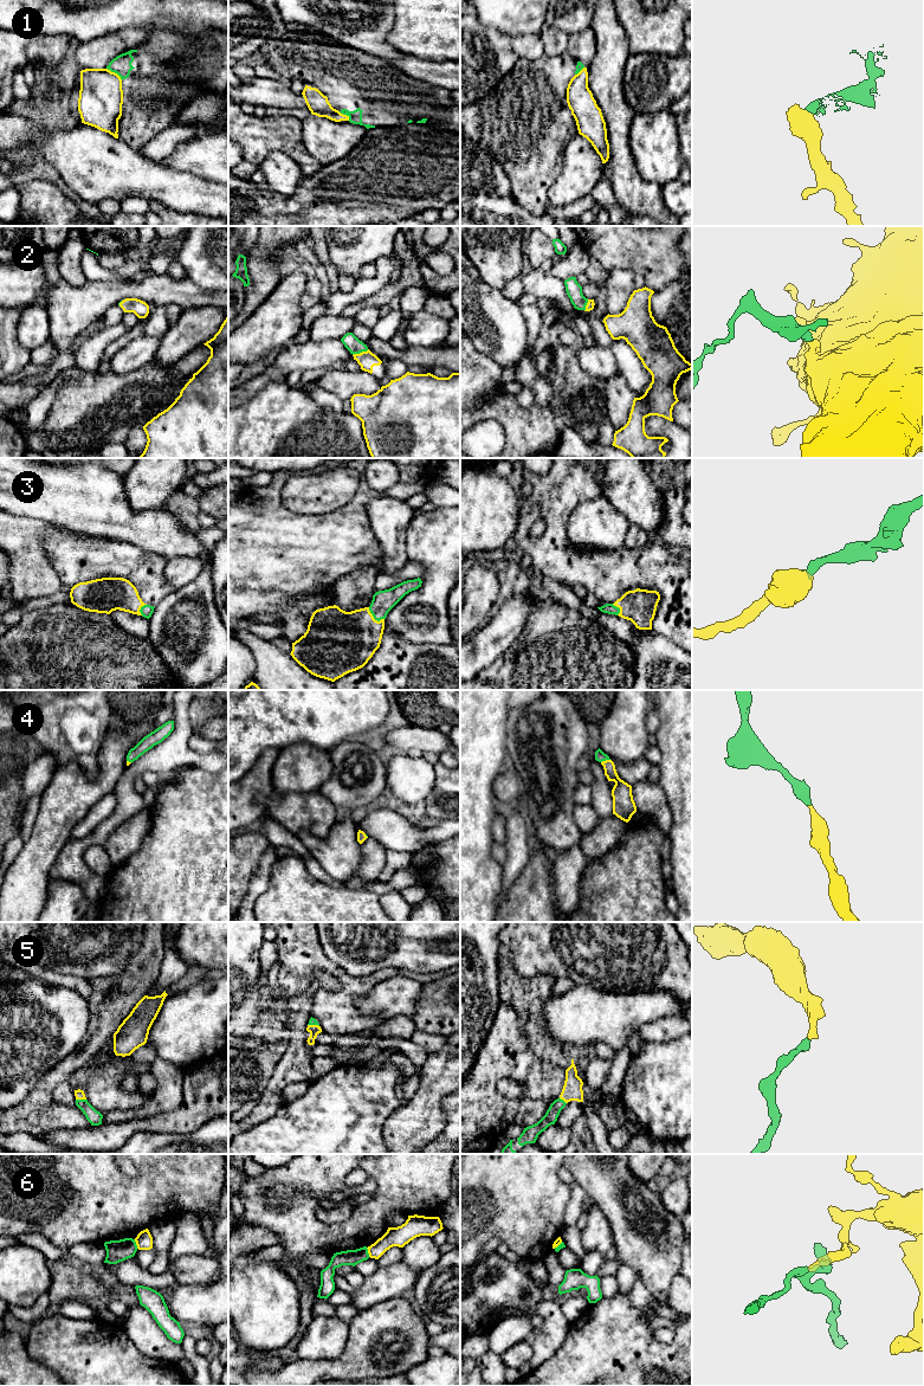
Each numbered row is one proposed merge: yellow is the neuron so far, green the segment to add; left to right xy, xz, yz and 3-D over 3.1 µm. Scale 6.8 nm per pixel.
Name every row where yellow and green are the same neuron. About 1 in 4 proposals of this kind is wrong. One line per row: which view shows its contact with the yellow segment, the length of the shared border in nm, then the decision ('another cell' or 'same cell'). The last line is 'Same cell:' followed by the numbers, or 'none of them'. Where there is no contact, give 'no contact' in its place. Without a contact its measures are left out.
1: xy | 140 nm | another cell
2: xz | 120 nm | same cell
3: xz | 140 nm | same cell
4: yz | 70 nm | same cell
5: xy | 70 nm | same cell
6: xy | 70 nm | another cell
Same cell: 2, 3, 4, 5

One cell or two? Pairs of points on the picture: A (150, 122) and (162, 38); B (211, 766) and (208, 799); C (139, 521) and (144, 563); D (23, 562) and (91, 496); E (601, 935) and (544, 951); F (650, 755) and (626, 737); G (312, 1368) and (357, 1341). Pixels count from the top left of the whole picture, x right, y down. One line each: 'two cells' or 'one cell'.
A: one cell
B: two cells
C: two cells
D: two cells
E: one cell
F: two cells
G: one cell

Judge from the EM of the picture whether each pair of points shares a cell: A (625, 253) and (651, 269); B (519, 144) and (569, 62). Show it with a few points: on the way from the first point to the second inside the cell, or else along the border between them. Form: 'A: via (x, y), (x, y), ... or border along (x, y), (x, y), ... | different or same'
A: via (631, 253), (635, 253), (645, 263) | same
B: via (525, 124), (531, 100), (549, 82) | same

